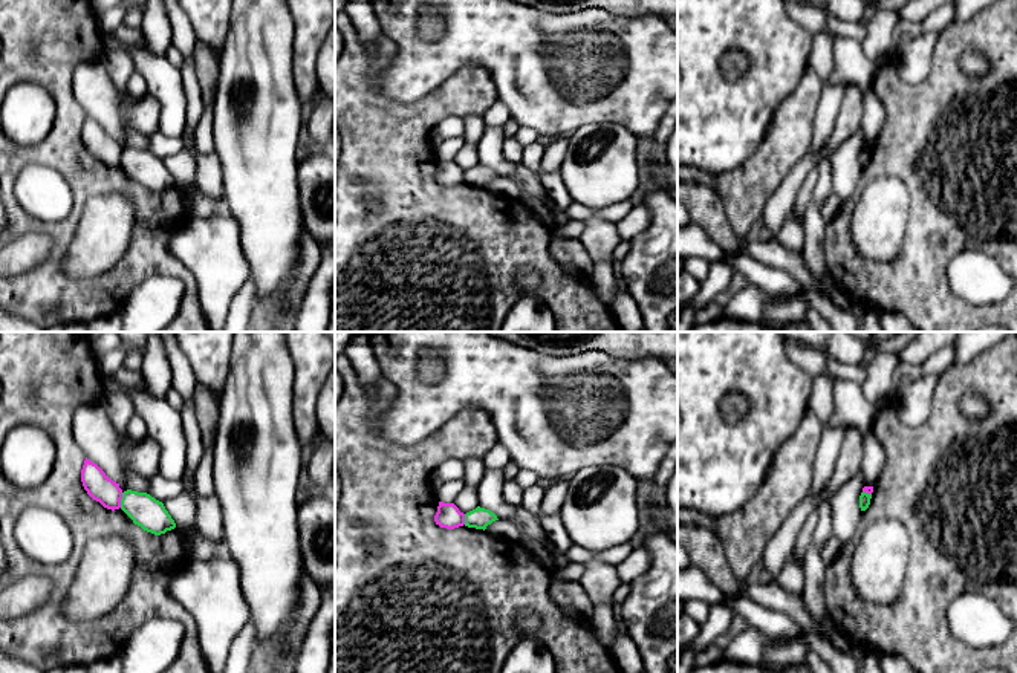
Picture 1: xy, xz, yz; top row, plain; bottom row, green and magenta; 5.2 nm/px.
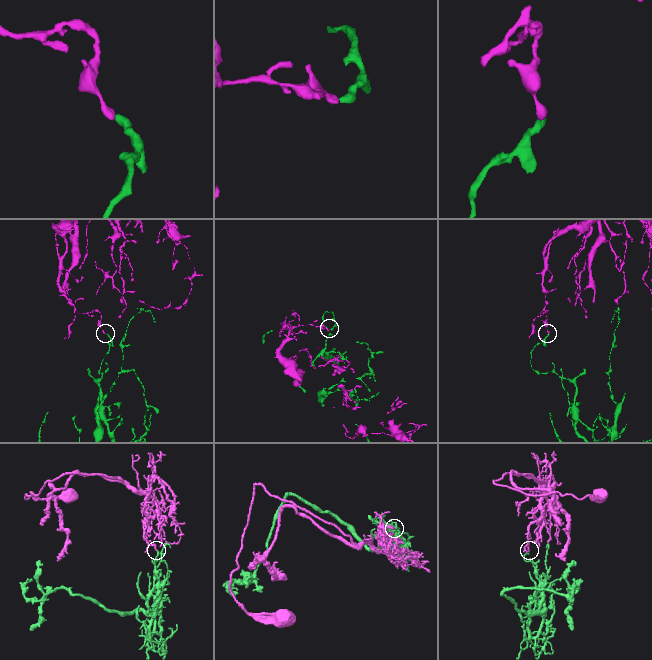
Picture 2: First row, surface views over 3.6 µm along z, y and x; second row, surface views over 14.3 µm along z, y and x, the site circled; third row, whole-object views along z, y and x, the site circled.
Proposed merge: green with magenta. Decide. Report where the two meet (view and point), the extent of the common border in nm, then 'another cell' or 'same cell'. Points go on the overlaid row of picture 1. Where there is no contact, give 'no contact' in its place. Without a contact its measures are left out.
xy (121, 500) | 80 nm | another cell

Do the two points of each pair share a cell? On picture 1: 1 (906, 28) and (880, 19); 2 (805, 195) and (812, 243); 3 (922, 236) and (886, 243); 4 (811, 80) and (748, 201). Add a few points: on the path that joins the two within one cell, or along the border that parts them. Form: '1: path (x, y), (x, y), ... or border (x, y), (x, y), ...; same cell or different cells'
1: border (901, 20), (893, 32), (896, 45); different cells
2: border (820, 178), (802, 224); different cells
3: border (910, 204), (901, 254), (895, 260), (877, 262); different cells
4: path (797, 110), (785, 144), (765, 170); same cell

